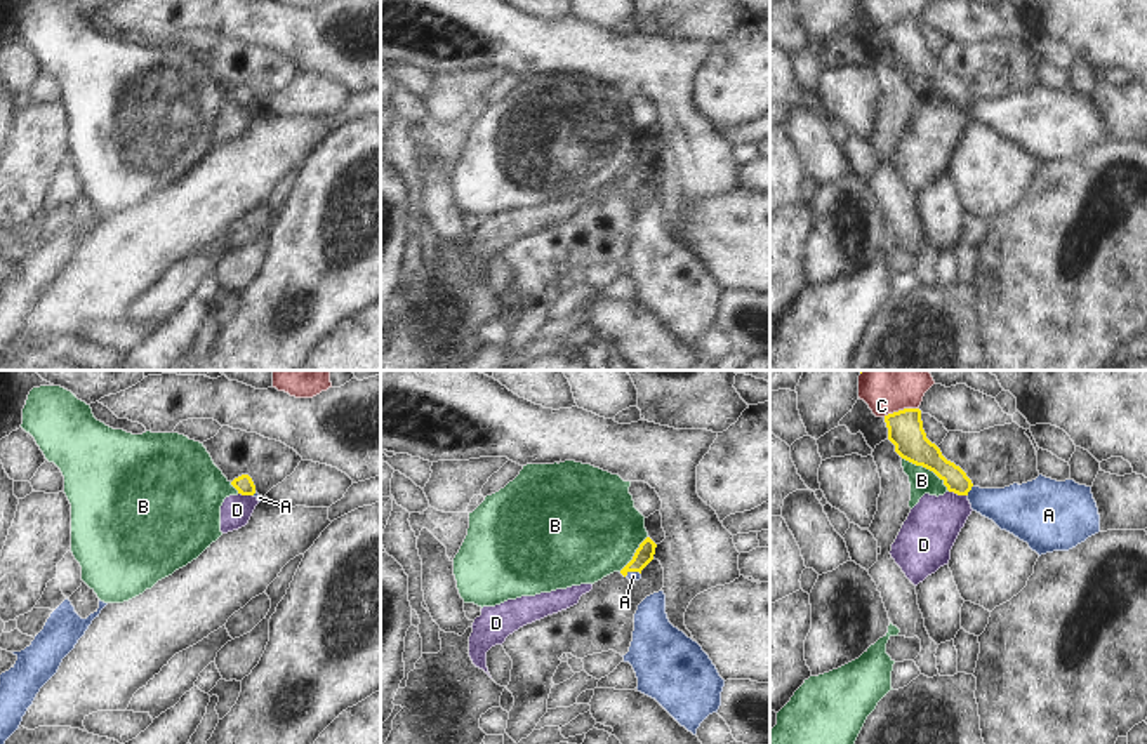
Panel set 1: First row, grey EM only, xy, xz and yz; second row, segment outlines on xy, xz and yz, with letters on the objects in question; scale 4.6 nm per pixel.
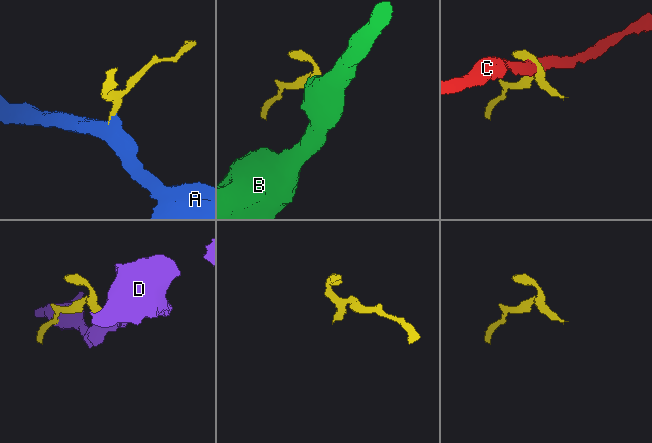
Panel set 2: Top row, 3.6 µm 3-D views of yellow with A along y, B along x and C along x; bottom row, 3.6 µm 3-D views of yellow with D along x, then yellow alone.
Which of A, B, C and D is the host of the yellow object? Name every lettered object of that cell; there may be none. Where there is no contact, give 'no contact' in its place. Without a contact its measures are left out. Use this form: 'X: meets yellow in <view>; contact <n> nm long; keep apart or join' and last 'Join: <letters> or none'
A: meets yellow in yz; contact 50 nm long; join
B: meets yellow in yz; contact 280 nm long; keep apart
C: meets yellow in yz; contact 170 nm long; keep apart
D: meets yellow in yz; contact 90 nm long; keep apart
Join: A

